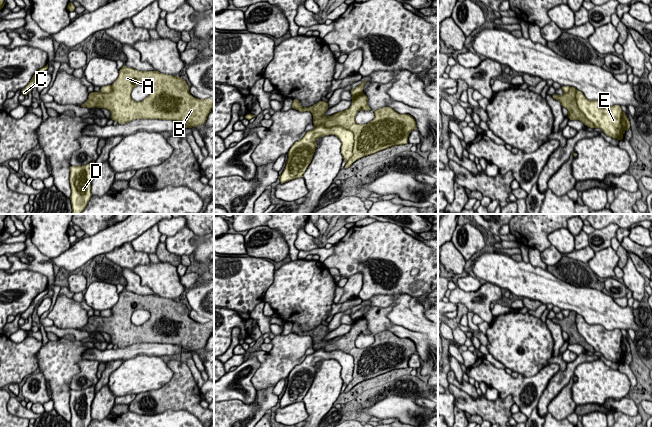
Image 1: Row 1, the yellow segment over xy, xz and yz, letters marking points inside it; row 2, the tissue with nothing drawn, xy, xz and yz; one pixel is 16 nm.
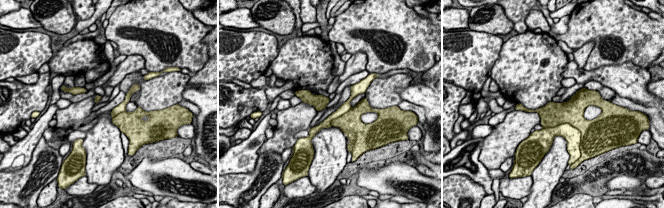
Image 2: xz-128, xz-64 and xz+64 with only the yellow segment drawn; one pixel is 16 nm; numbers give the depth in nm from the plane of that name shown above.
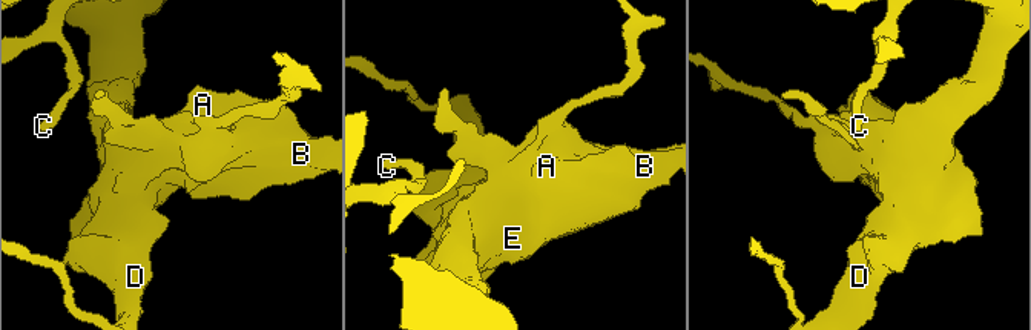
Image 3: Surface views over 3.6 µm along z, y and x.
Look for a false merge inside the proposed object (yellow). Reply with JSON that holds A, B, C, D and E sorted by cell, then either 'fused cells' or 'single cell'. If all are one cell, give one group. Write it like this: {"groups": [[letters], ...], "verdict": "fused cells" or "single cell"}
{"groups": [["A", "B"], ["C", "D", "E"]], "verdict": "fused cells"}

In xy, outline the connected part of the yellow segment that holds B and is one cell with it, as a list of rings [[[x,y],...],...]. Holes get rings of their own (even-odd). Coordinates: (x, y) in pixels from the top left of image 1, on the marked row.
[[[124,65],[110,86],[110,93],[89,93],[87,101],[80,107],[105,108],[118,124],[135,119],[173,120],[185,129],[204,125],[214,109],[214,101],[210,98],[193,97],[184,79],[158,71],[139,71]],[[139,85],[149,87],[150,94],[136,102],[131,93]]]

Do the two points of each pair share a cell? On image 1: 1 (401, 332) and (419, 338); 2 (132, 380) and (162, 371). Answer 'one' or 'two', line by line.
1: one
2: one

